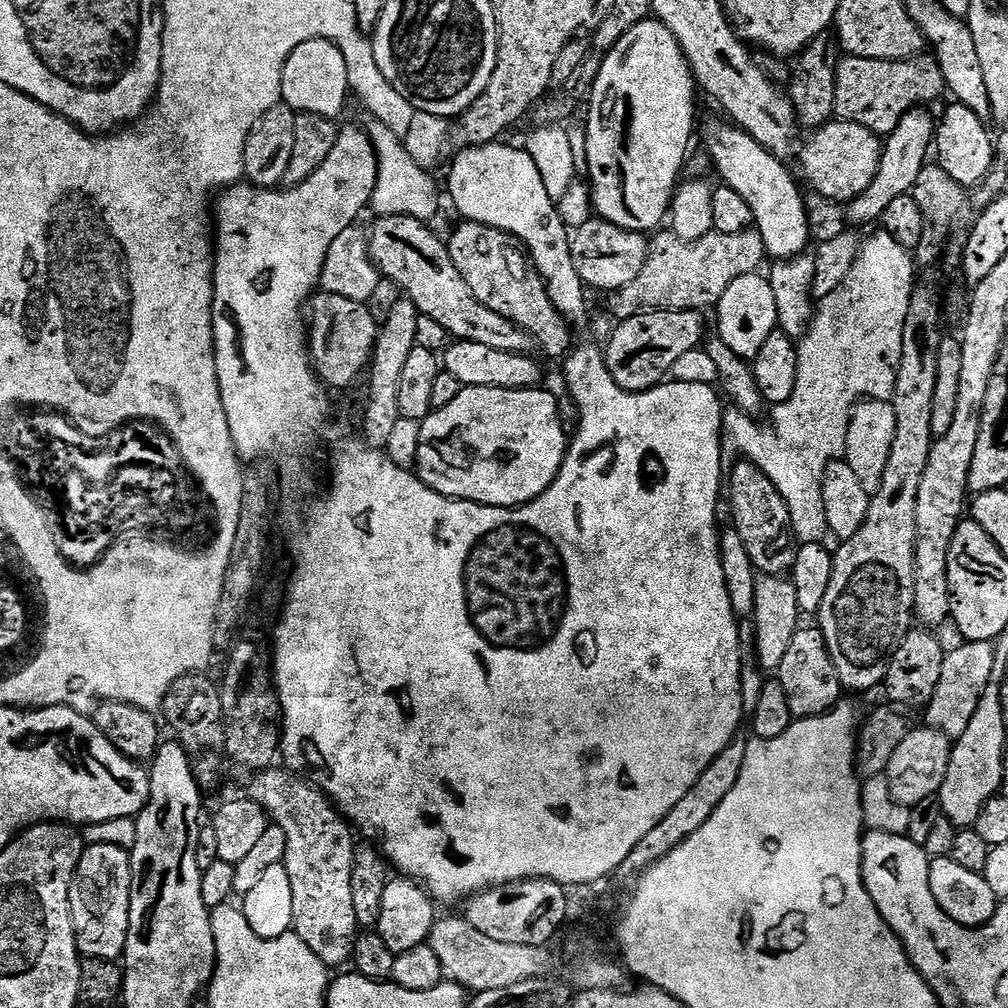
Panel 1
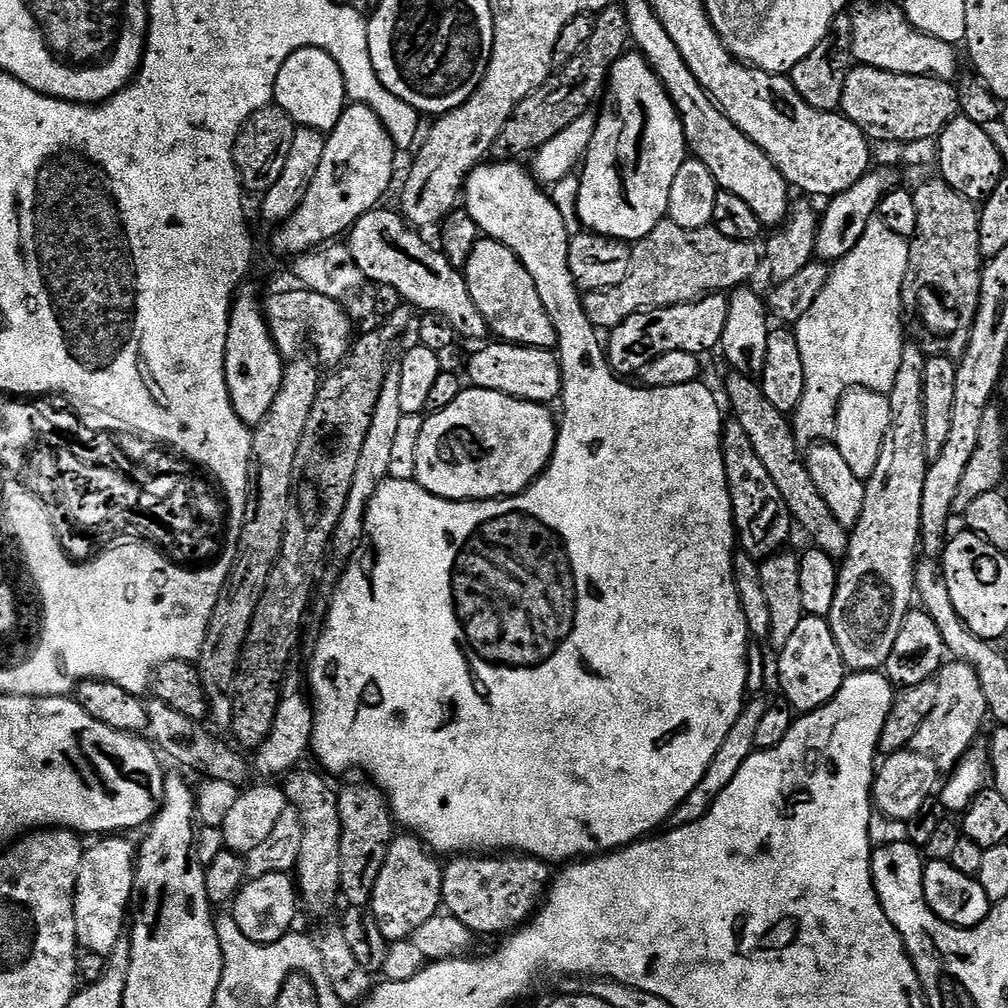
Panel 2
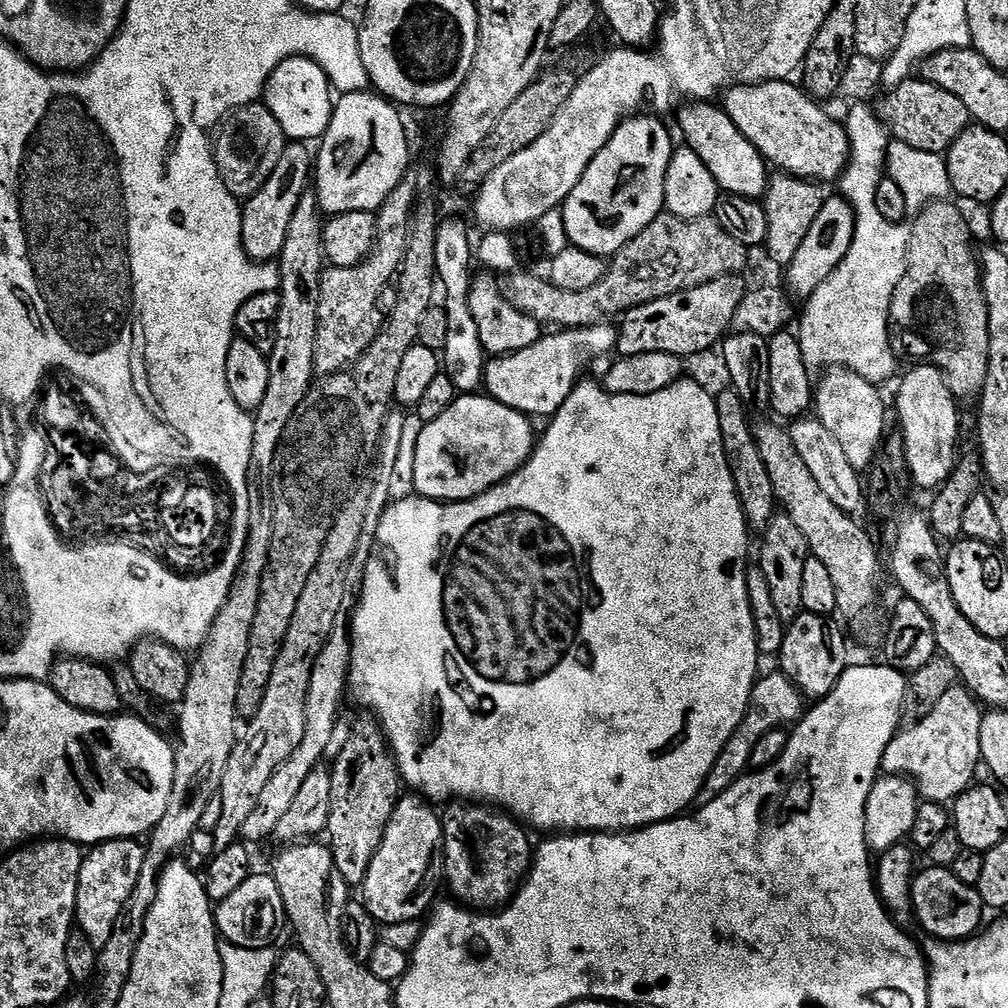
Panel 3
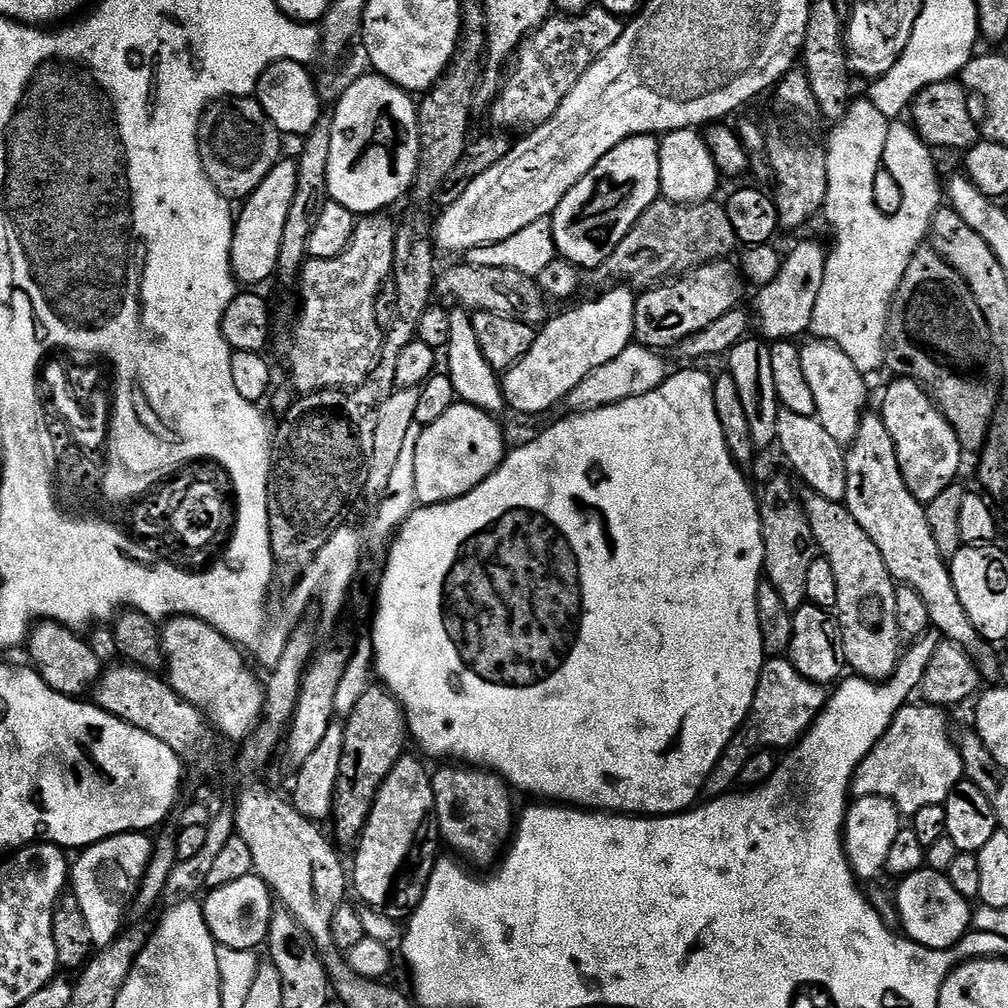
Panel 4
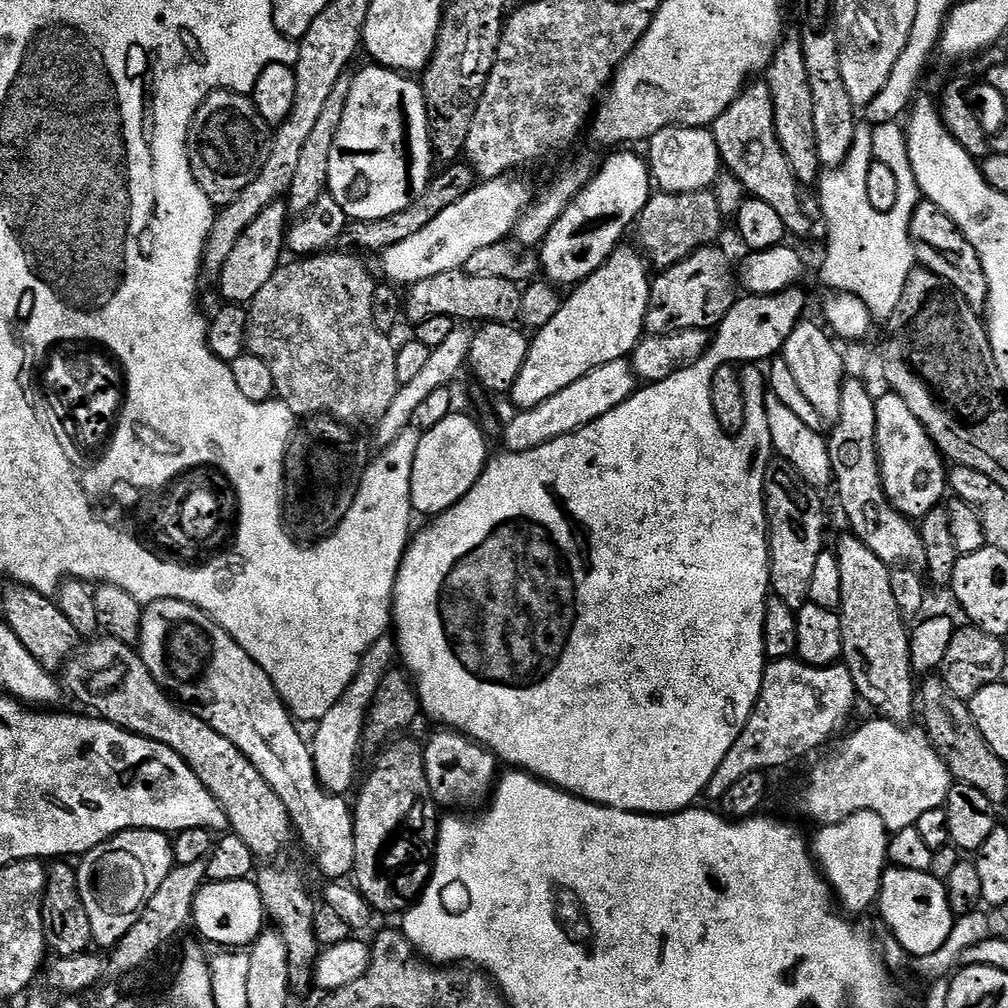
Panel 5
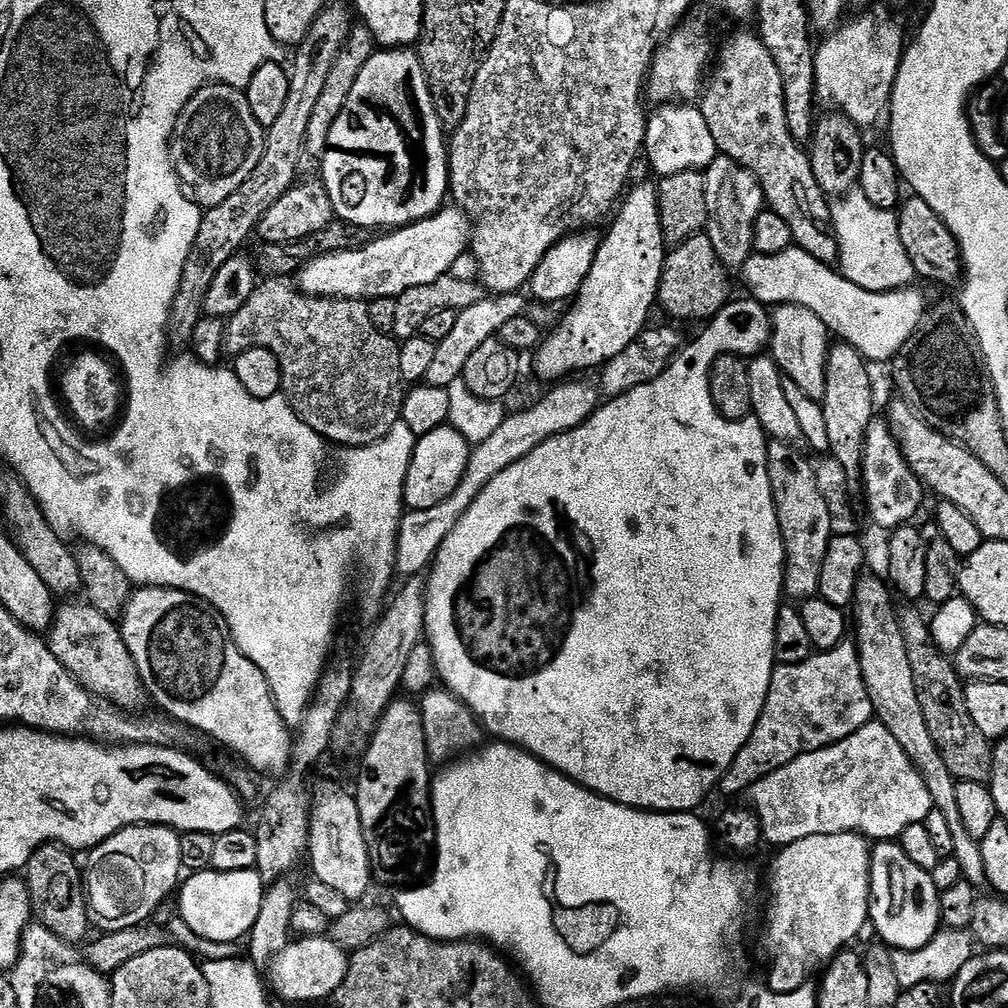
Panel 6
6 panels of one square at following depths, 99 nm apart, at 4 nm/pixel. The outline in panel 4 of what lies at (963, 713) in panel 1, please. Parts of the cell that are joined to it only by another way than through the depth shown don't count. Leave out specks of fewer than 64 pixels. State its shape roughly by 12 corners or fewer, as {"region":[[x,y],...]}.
{"region":[[900,709],[852,779],[911,818],[964,779],[941,709]]}

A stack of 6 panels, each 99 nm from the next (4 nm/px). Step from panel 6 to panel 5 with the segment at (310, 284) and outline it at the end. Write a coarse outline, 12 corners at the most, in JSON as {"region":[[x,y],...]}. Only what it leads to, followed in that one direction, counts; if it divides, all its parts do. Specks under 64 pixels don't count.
{"region":[[477,183],[379,257],[393,285],[463,269],[507,241],[533,193]]}

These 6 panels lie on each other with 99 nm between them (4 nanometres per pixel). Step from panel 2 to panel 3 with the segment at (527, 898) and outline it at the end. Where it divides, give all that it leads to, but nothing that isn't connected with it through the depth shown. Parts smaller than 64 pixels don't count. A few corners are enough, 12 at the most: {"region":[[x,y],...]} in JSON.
{"region":[[479,802],[443,809],[442,880],[489,914],[528,878],[525,825]]}

